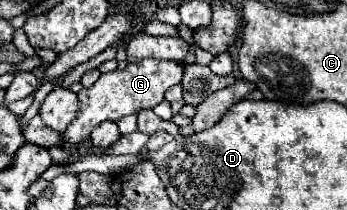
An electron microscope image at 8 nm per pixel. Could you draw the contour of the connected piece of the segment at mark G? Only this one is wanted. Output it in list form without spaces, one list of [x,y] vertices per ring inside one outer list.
[[[155,58],[127,64],[123,70],[113,70],[113,72],[101,74],[99,80],[91,88],[83,88],[79,92],[79,102],[81,102],[81,114],[79,116],[81,118],[77,118],[73,124],[67,126],[67,130],[63,134],[61,148],[65,152],[69,152],[75,146],[81,146],[85,140],[89,140],[93,128],[105,120],[117,122],[119,118],[129,116],[129,114],[137,114],[143,108],[157,106],[159,102],[163,102],[165,90],[179,84],[181,76],[183,76],[183,64],[181,62],[155,60]]]

